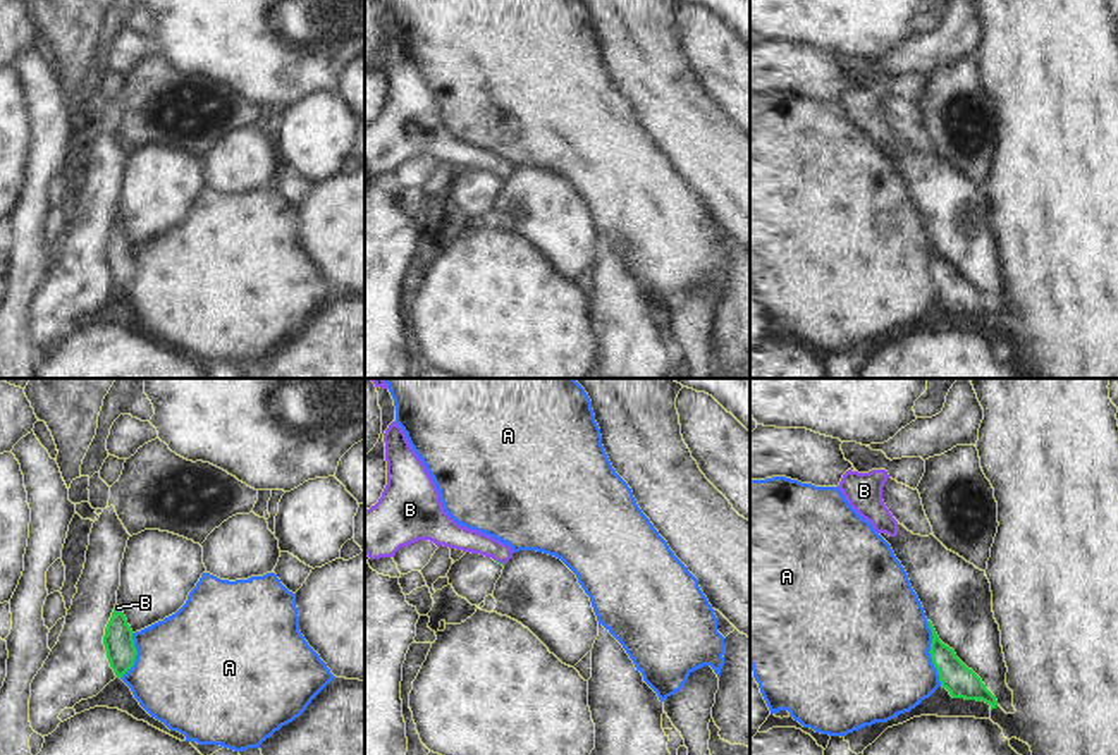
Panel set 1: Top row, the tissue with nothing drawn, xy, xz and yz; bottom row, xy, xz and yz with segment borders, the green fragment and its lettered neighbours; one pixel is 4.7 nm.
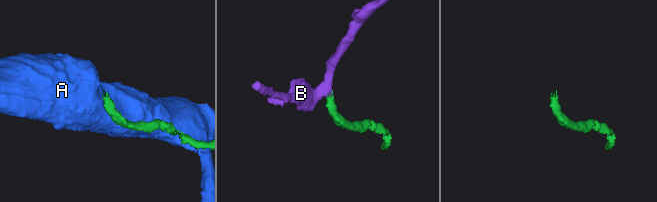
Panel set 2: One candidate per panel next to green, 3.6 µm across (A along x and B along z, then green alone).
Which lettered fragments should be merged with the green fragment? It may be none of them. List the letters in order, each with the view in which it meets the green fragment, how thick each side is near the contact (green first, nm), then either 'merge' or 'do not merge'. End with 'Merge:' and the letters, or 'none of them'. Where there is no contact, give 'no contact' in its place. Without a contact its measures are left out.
A: contact in yz; calibres 150 and 500 nm; do not merge
B: contact in xy; calibres 140 and 20 nm; merge
Merge: B

